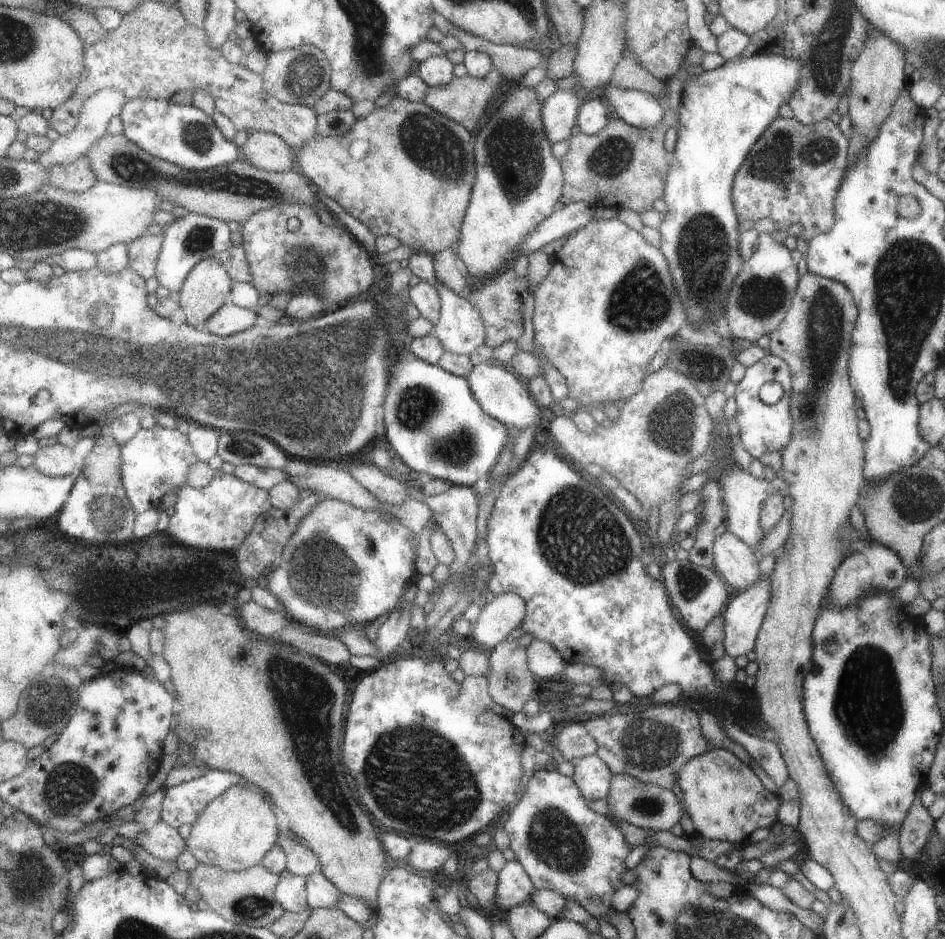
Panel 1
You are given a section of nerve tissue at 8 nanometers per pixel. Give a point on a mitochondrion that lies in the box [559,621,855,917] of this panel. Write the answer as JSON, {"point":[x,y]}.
{"point":[649,746]}

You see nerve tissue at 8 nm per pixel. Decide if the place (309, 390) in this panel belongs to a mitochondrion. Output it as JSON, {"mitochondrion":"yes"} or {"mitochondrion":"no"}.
{"mitochondrion":"yes"}

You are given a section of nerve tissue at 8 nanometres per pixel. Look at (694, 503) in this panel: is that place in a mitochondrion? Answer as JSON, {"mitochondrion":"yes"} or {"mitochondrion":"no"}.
{"mitochondrion":"no"}

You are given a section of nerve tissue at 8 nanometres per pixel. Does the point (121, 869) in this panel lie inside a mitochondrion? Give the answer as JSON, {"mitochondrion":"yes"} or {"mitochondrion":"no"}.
{"mitochondrion":"no"}

